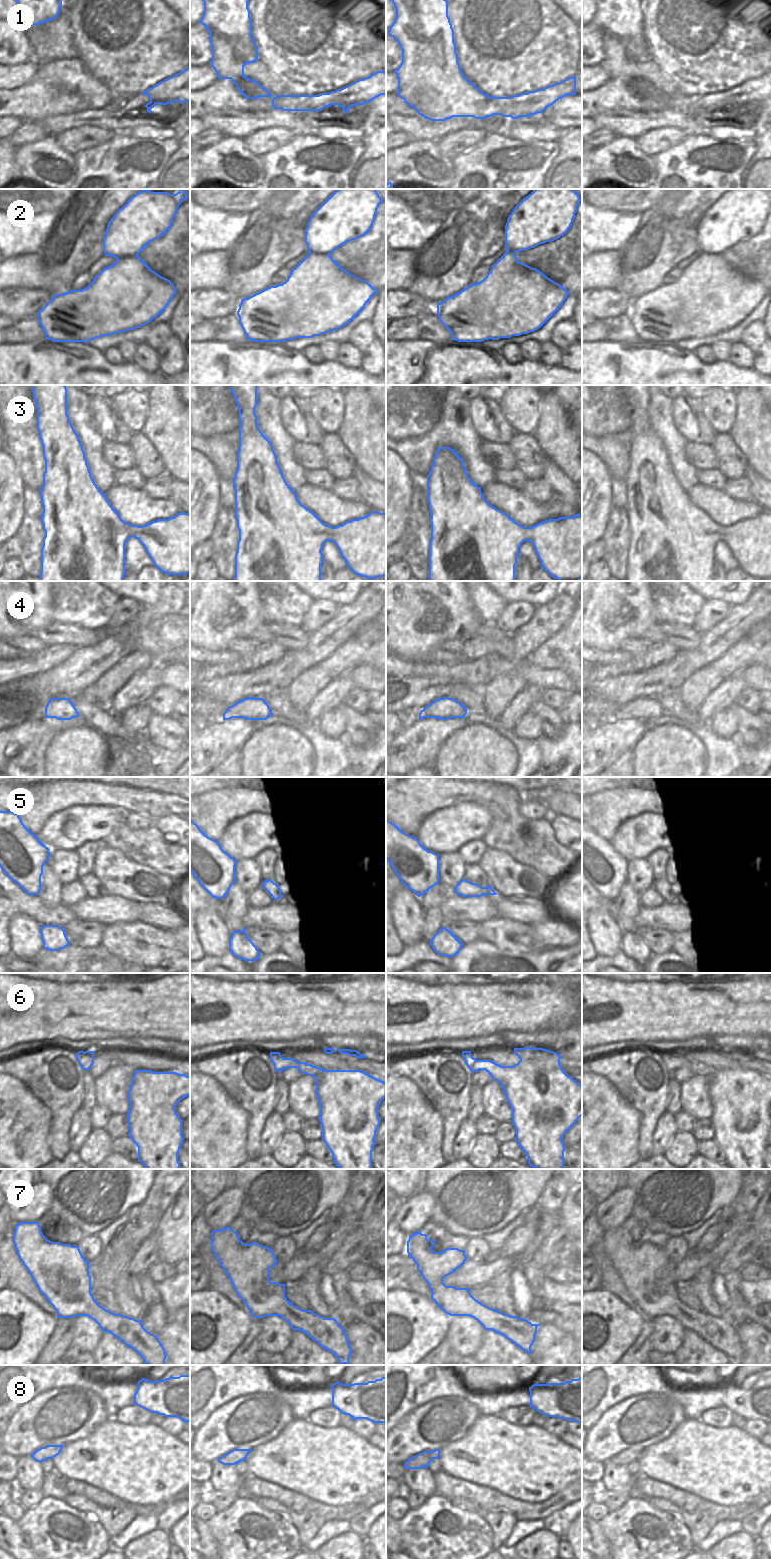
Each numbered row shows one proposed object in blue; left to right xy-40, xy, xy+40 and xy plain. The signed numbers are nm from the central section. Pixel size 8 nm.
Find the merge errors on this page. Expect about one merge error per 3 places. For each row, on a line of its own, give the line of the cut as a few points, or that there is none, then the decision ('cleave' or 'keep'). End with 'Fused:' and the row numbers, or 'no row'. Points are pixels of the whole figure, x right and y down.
1: no cut; keep
2: no cut; keep
3: cut in xy along (318, 522), (316, 528), (327, 532), (331, 540); cleave
4: no cut; keep
5: no cut; keep
6: no cut; keep
7: no cut; keep
8: no cut; keep
Fused: 3

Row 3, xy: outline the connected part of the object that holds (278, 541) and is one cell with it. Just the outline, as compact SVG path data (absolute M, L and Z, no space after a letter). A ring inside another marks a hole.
M228 385L239 410L239 450L237 452L237 470L233 478L233 488L235 490L235 518L239 530L239 540L237 542L237 552L235 554L235 576L233 581L320 581L321 564L323 563L323 554L321 552L323 544L331 541L332 536L321 528L316 529L318 523L322 523L319 517L302 505L295 491L287 484L281 468L277 462L277 456L269 439L261 432L257 426L257 416L255 408L257 406L257 385Z

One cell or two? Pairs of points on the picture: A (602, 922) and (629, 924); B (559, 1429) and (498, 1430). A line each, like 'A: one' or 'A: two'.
A: two
B: two

